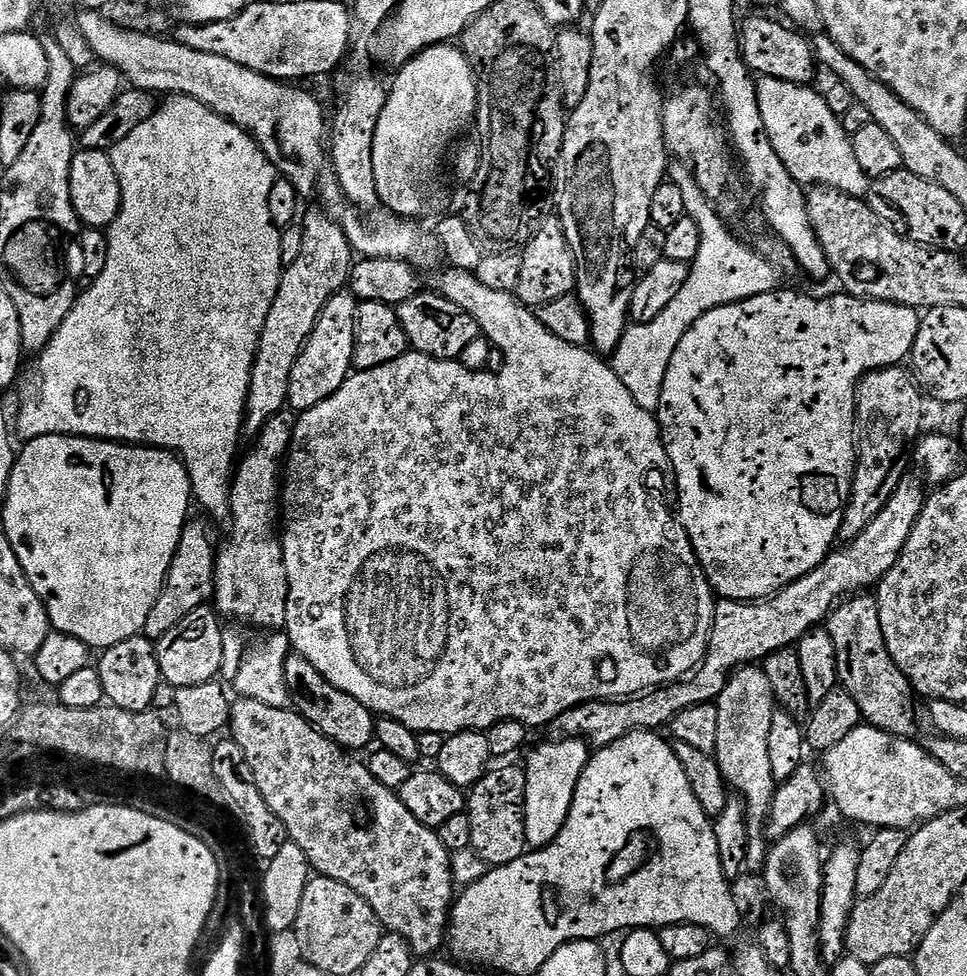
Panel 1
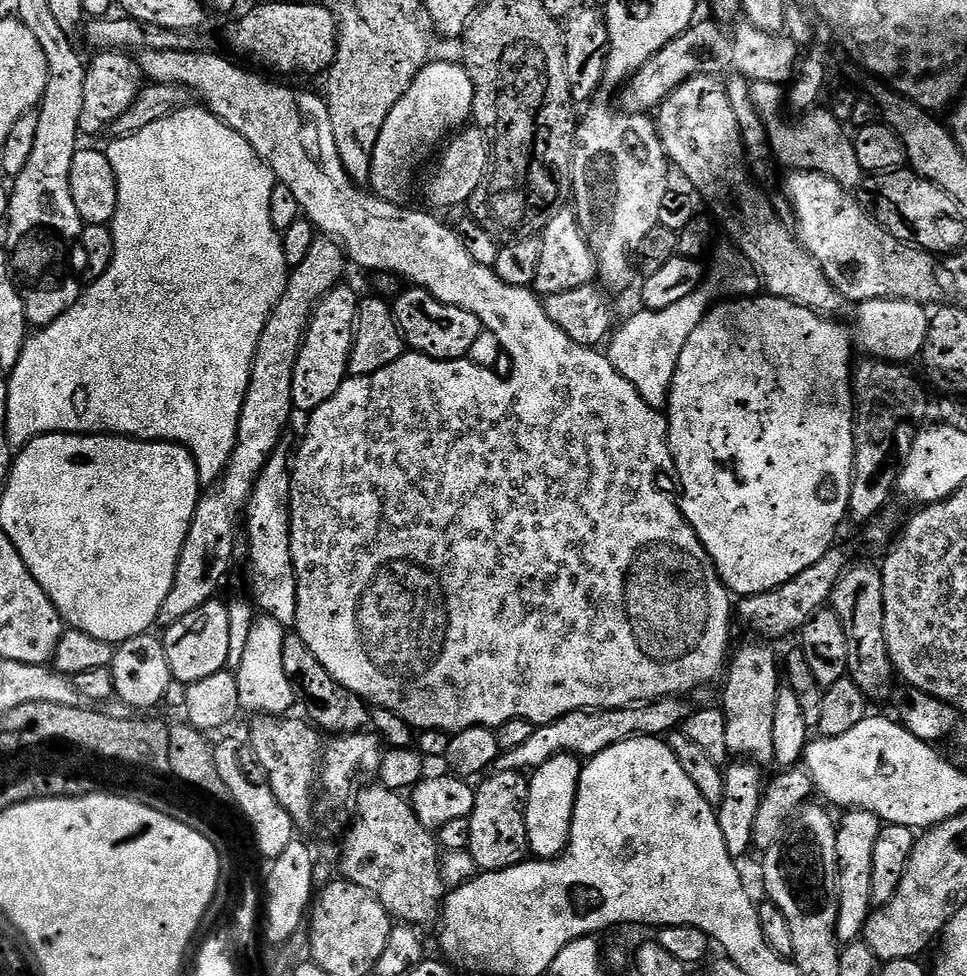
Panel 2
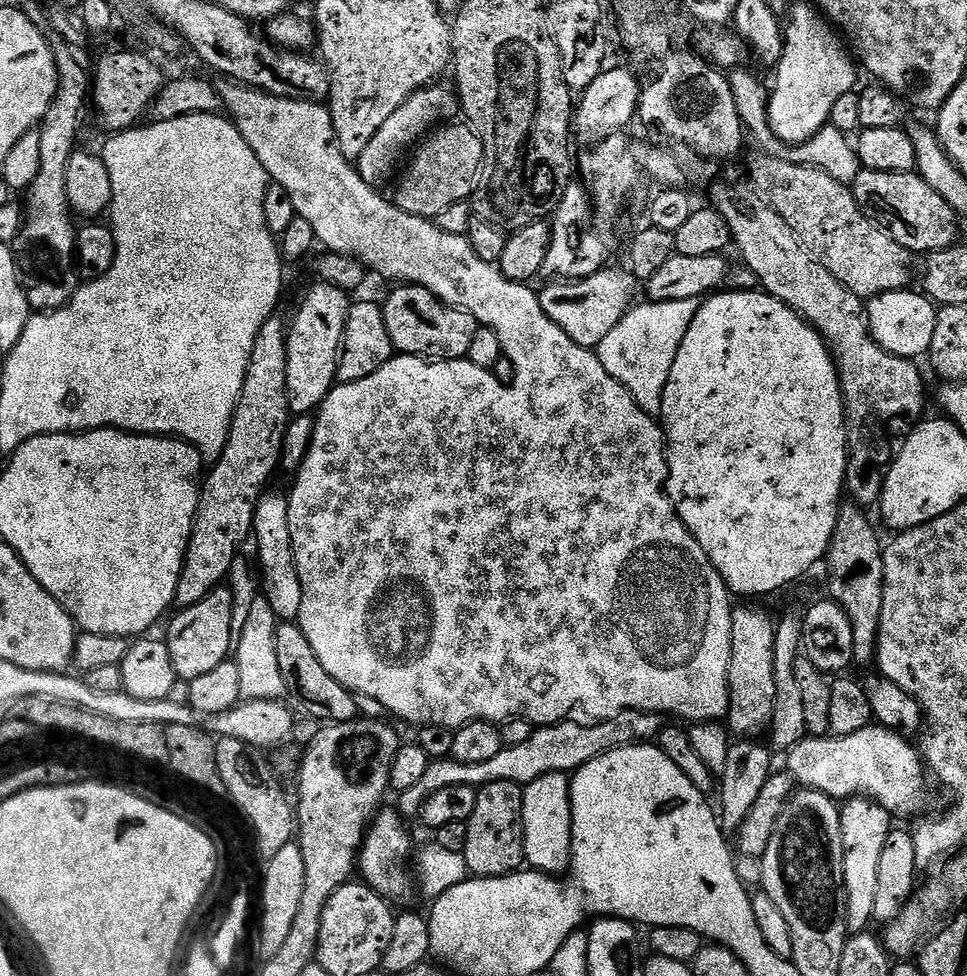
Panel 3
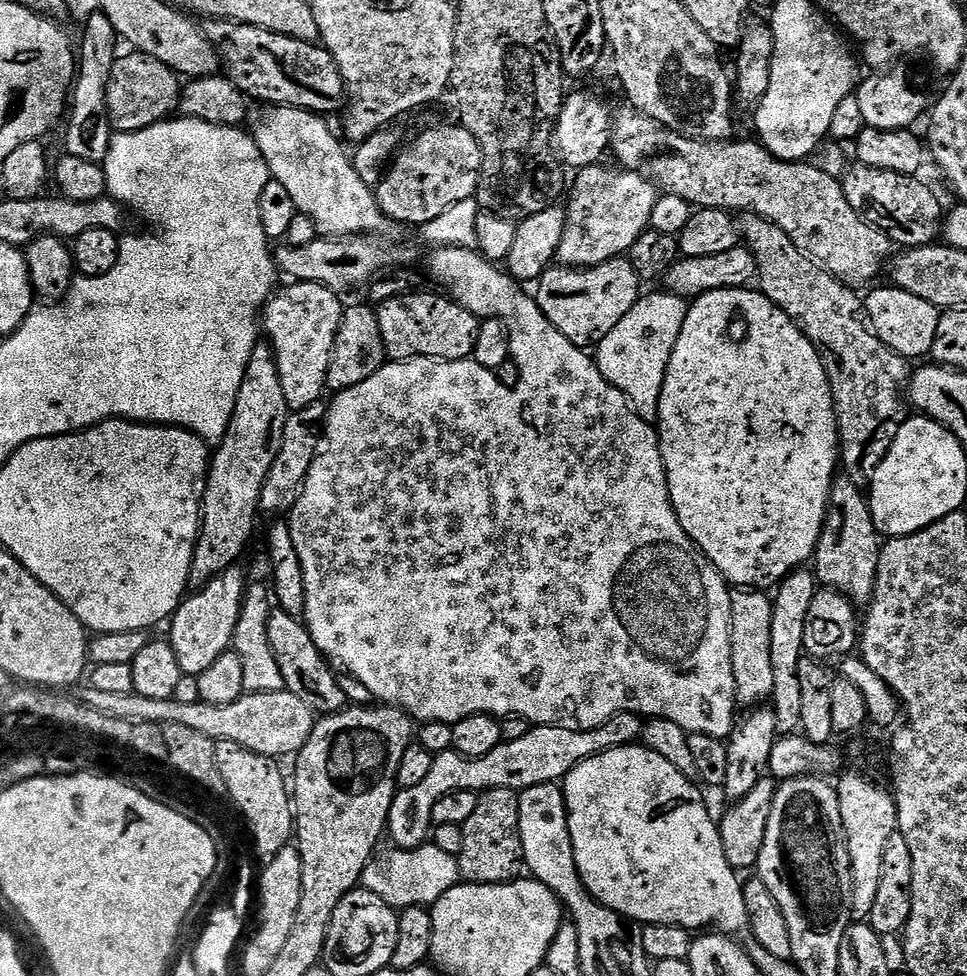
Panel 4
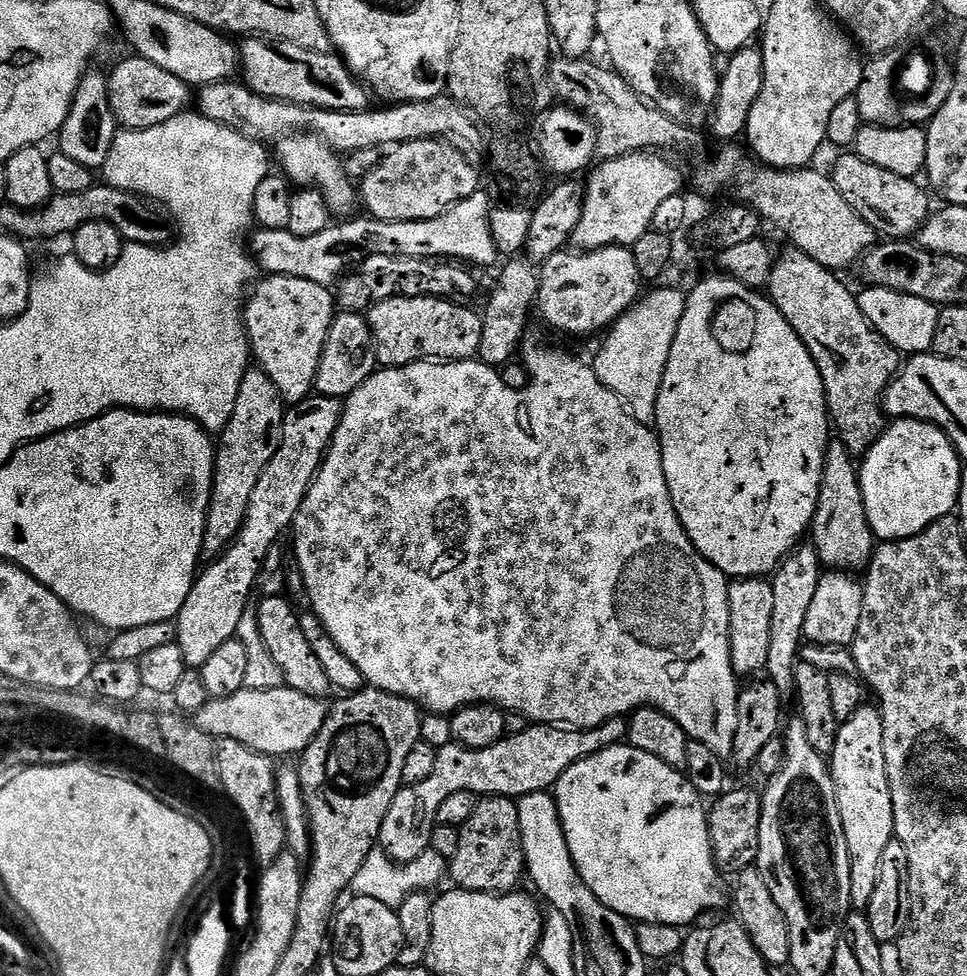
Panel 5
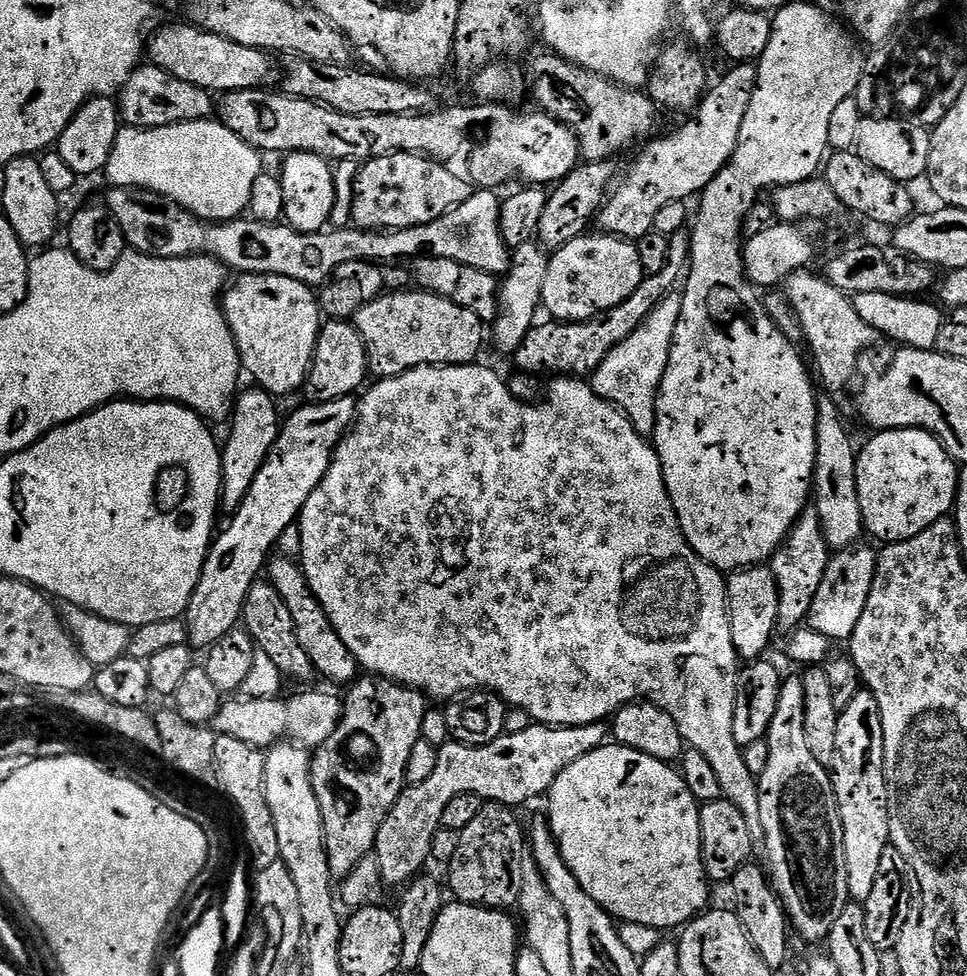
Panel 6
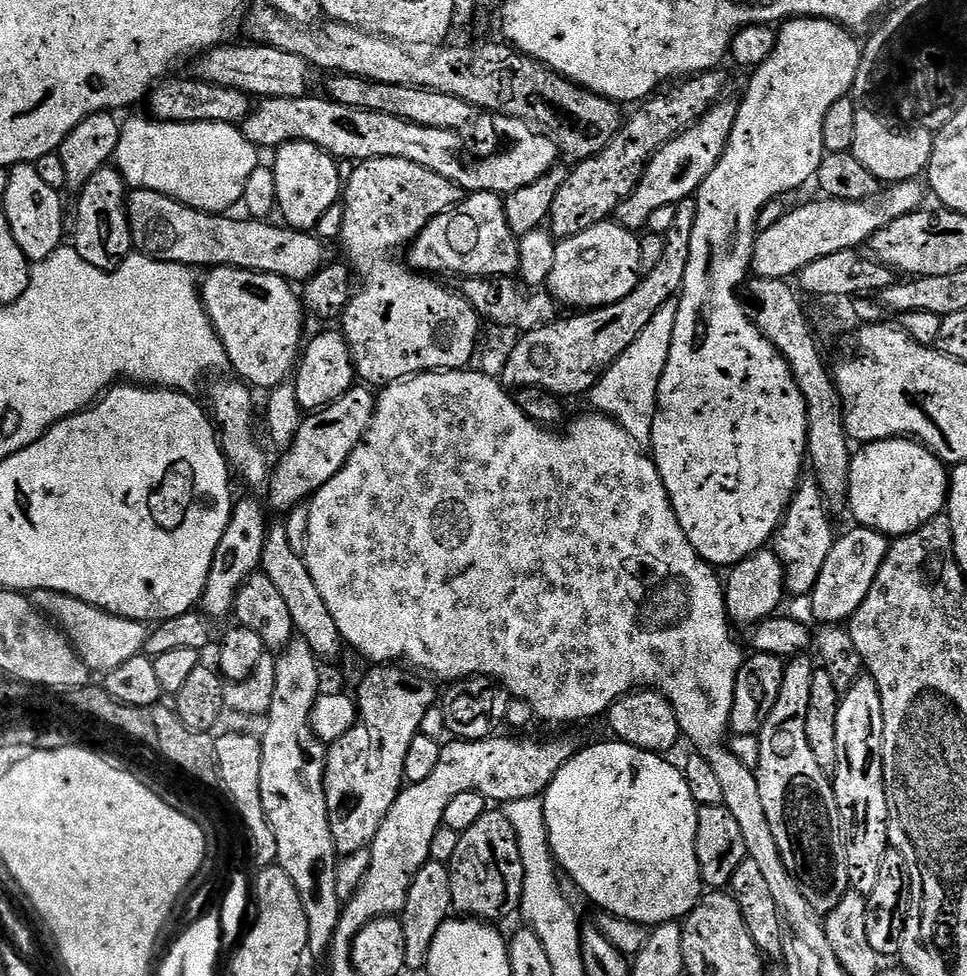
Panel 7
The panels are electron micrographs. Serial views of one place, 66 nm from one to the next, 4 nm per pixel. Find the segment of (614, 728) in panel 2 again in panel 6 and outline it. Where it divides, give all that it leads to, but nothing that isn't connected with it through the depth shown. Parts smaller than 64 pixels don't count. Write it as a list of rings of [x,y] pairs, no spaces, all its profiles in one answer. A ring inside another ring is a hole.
[[[533,722],[530,730],[522,730],[522,734],[510,734],[505,732],[494,742],[474,746],[473,744],[457,744],[449,742],[440,747],[438,754],[438,767],[434,769],[434,774],[426,778],[426,782],[410,784],[401,792],[398,802],[386,814],[386,822],[378,830],[378,838],[374,855],[380,867],[380,878],[385,885],[400,884],[404,886],[409,883],[421,871],[424,863],[429,863],[432,855],[432,839],[437,828],[442,822],[442,810],[446,810],[446,805],[458,794],[478,794],[485,802],[495,802],[497,804],[507,804],[517,806],[524,804],[527,800],[532,800],[535,796],[543,797],[552,788],[552,783],[578,758],[586,758],[594,750],[604,747],[610,740],[610,728],[607,723],[598,724],[569,724],[567,726],[557,726],[554,724],[537,724]]]

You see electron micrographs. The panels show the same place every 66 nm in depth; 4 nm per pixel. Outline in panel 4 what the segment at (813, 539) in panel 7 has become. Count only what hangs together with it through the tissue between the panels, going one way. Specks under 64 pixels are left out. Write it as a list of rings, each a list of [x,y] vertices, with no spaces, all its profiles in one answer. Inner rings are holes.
[[[797,570],[791,572],[785,580],[780,581],[772,596],[772,617],[770,618],[770,662],[774,666],[774,690],[770,707],[776,715],[776,731],[781,737],[800,732],[802,722],[802,689],[798,682],[798,666],[805,659],[804,639],[806,638],[806,614],[810,614],[810,602],[816,597],[818,581],[811,571]]]

